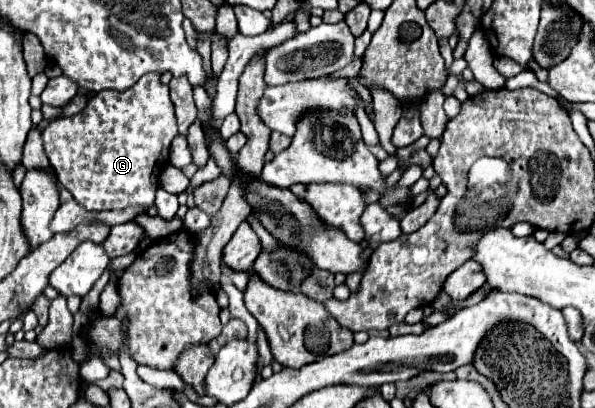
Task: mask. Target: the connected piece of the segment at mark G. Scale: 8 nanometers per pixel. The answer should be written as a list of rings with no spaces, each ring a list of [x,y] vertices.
[[[149,73],[127,91],[105,91],[89,99],[87,107],[73,117],[51,121],[43,129],[45,153],[57,171],[61,187],[71,191],[73,199],[87,211],[111,211],[131,205],[153,205],[159,175],[169,163],[169,145],[177,131],[175,109],[169,99],[169,87],[159,81],[159,73]]]

